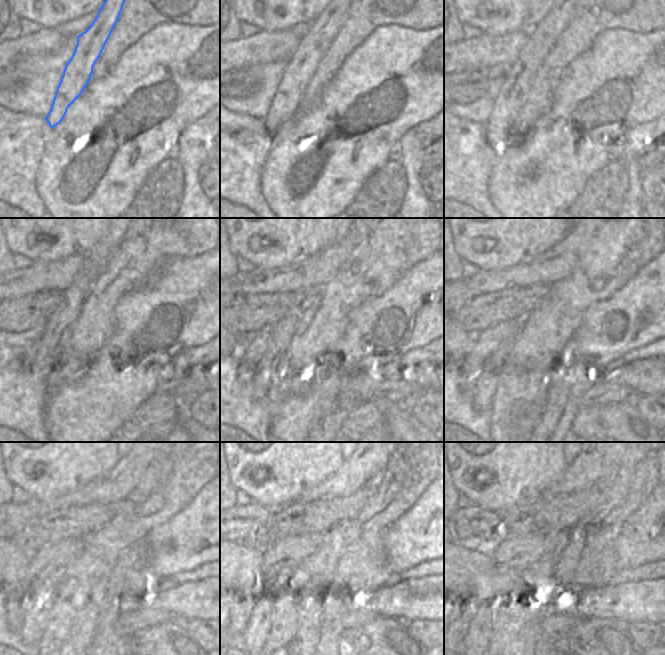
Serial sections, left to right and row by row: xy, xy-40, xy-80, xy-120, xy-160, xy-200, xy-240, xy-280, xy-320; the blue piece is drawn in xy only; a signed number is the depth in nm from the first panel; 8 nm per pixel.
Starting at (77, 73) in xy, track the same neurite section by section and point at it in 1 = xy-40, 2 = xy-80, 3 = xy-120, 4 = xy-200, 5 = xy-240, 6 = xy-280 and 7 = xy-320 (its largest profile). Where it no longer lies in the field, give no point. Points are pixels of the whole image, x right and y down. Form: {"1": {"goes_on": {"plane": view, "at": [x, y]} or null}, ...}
{"1": {"goes_on": {"plane": "xy-40", "at": [301, 67]}}, "2": {"goes_on": {"plane": "xy-80", "at": [521, 74]}}, "3": {"goes_on": {"plane": "xy-120", "at": [41, 358]}}, "4": {"goes_on": {"plane": "xy-200", "at": [486, 384]}}, "5": {"goes_on": {"plane": "xy-240", "at": [40, 603]}}, "6": {"goes_on": {"plane": "xy-280", "at": [258, 626]}}, "7": {"goes_on": {"plane": "xy-320", "at": [476, 641]}}}

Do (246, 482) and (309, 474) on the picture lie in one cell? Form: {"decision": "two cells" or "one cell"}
{"decision": "one cell"}

